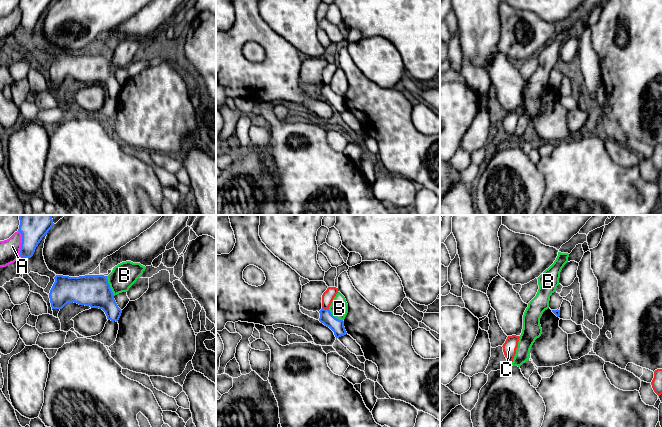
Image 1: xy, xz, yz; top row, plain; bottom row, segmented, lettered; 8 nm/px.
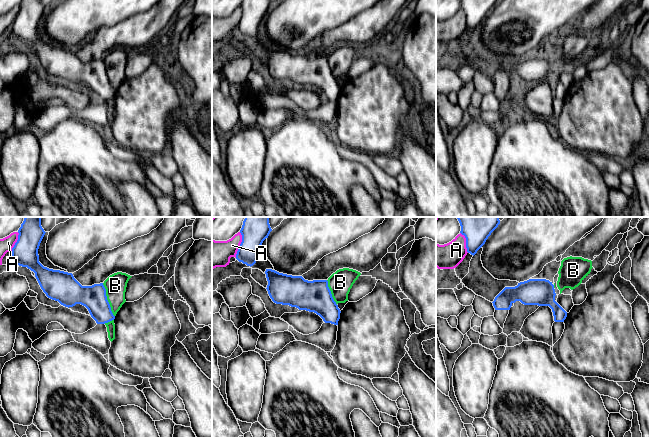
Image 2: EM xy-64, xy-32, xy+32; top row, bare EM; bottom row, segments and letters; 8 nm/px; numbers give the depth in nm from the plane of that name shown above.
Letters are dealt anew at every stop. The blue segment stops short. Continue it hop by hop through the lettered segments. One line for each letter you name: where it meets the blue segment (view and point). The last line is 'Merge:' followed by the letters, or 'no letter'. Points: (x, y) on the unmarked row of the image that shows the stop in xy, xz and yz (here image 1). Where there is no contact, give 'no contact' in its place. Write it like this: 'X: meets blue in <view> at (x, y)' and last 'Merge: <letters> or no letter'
Merge: no letter

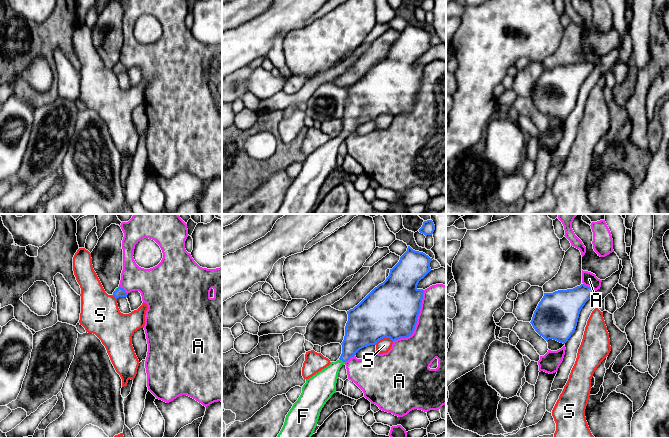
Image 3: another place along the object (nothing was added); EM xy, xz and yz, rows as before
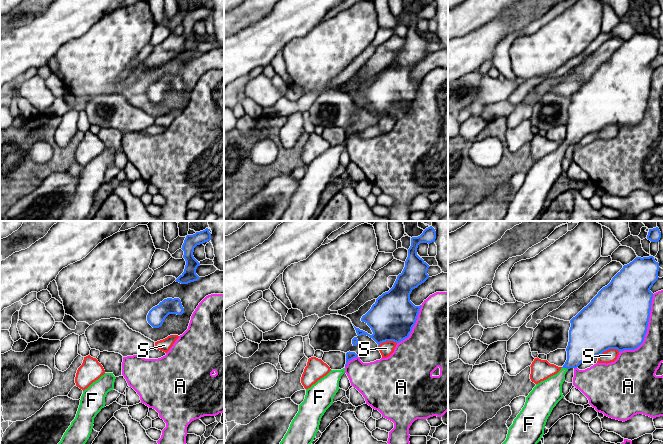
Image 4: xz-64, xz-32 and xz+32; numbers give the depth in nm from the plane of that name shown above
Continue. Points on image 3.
F: meets blue in xz at (342, 136)
Merge: F

